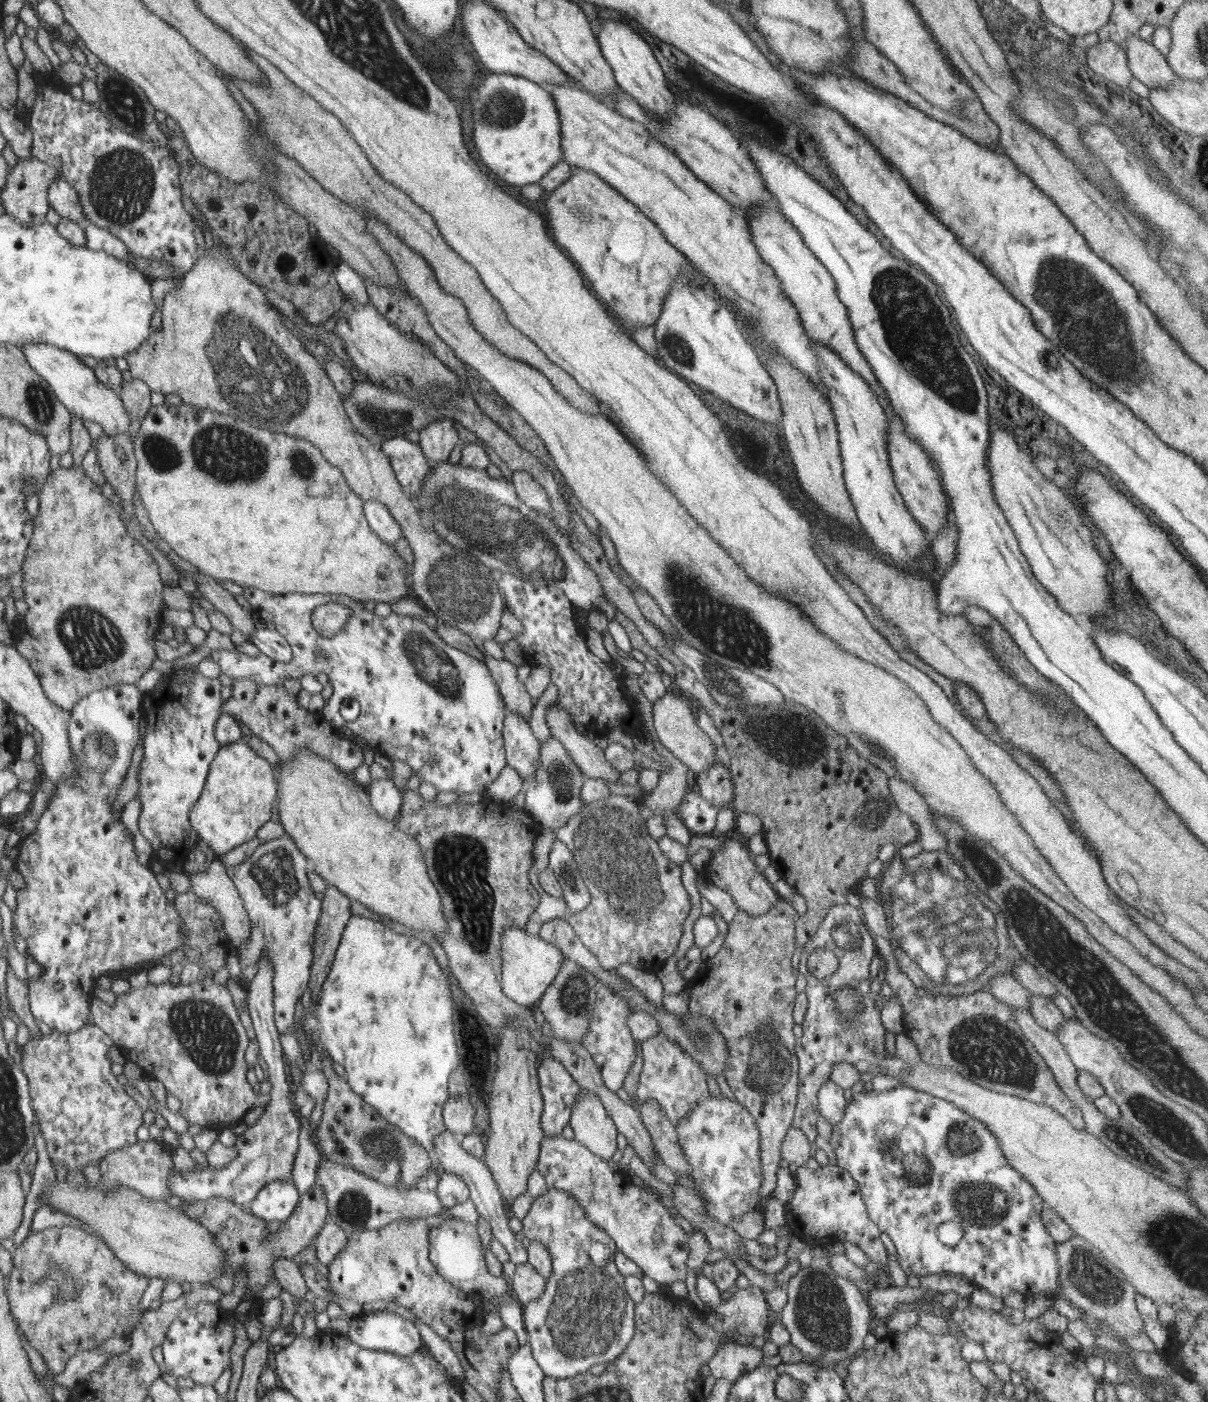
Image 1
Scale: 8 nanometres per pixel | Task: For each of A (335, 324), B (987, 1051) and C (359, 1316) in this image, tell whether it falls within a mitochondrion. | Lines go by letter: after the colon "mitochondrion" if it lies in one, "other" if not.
A: other
B: mitochondrion
C: other

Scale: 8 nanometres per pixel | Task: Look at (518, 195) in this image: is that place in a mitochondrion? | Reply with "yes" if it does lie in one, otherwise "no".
no

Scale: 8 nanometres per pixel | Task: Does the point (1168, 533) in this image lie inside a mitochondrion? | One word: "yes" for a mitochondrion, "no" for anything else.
no

